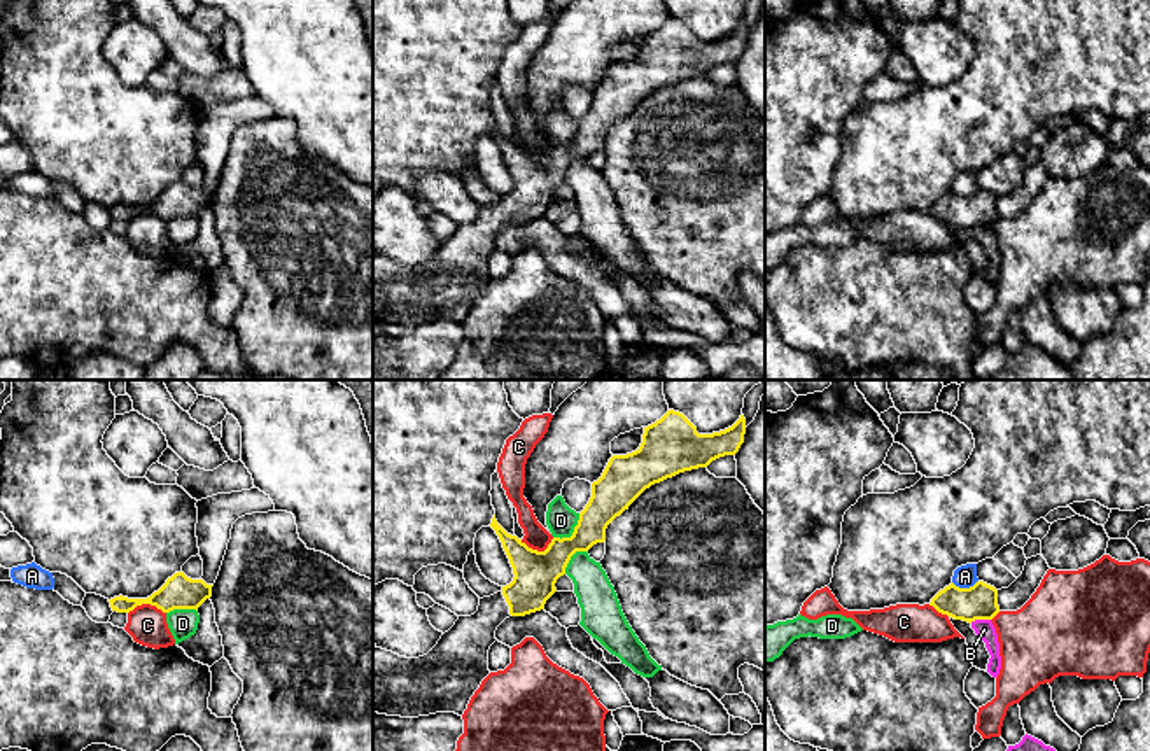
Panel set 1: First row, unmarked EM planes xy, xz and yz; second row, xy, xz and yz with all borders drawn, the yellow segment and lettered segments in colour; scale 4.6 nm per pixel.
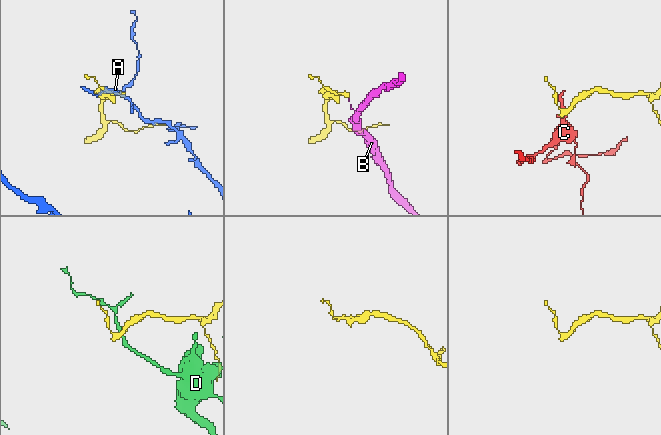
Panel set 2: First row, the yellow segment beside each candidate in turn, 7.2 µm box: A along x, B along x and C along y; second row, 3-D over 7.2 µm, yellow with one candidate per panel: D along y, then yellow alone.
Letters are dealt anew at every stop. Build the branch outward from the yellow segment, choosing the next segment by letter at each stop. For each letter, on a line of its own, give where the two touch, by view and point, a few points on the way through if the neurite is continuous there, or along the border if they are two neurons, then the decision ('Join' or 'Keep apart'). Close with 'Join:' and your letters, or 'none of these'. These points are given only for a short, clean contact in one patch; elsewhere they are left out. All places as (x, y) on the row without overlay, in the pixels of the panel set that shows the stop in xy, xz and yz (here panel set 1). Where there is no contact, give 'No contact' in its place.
A: Touches yellow at yz (965, 196). Boundary: yz (977, 188), (968, 195), (956, 195), (953, 191). Keep apart
B: Touches yellow at yz (979, 226). Boundary: yz (989, 226), (970, 230). Keep apart
C: Touches yellow at xy (146, 210). Boundary: xy (165, 219), (149, 212), (137, 212), (128, 221). Keep apart
D: Touches yellow at xz (573, 140). Boundary: xz (580, 121), (578, 132), (567, 146), (553, 146). Keep apart
Join: none of these

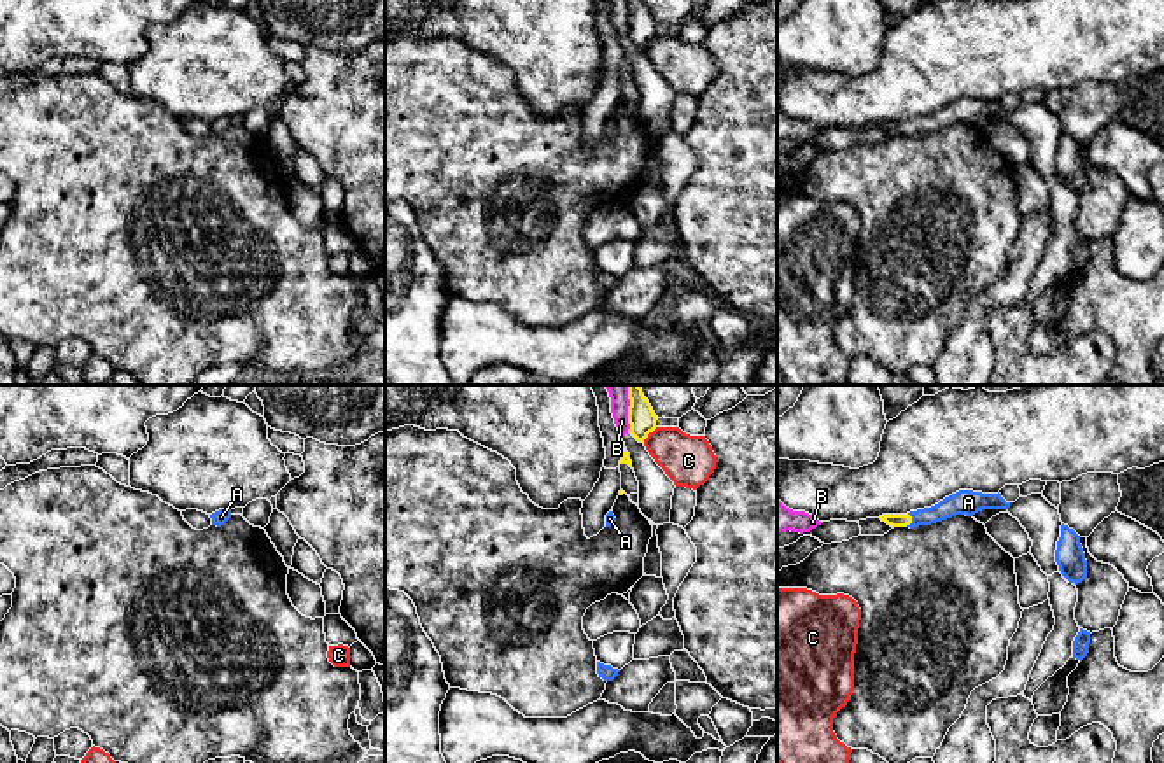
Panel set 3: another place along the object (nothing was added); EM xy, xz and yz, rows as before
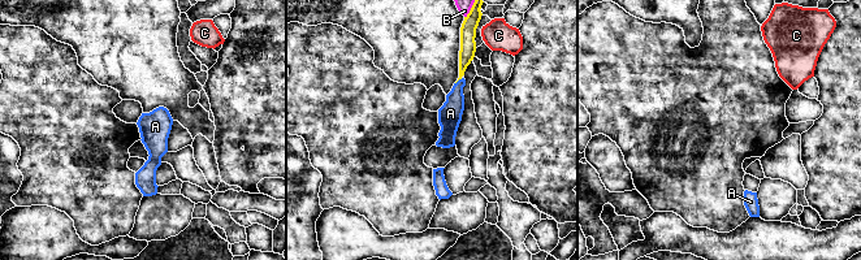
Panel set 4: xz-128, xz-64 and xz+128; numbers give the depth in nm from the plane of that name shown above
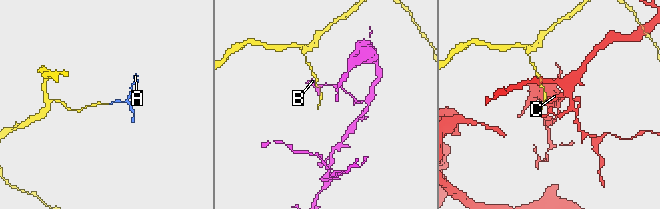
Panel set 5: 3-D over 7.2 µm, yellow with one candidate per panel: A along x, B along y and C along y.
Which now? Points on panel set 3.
A: Touches yellow at yz (911, 128). Path across: yz (895, 128), (911, 128), (961, 111). Join
B: Touches yellow at xz (629, 21). Keep apart
C: Touches yellow at xz (648, 41). Keep apart
Join: A

